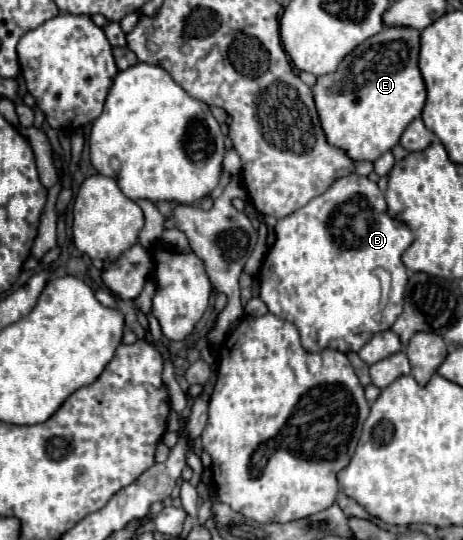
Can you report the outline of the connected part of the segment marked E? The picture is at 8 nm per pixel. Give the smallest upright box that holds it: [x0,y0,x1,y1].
[313,27,425,163]

